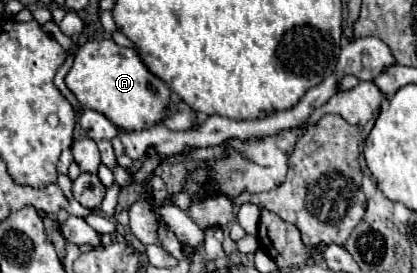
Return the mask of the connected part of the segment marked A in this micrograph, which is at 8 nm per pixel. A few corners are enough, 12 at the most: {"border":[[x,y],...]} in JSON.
{"border":[[87,40],[65,84],[125,130],[159,124],[171,90],[139,54]]}

